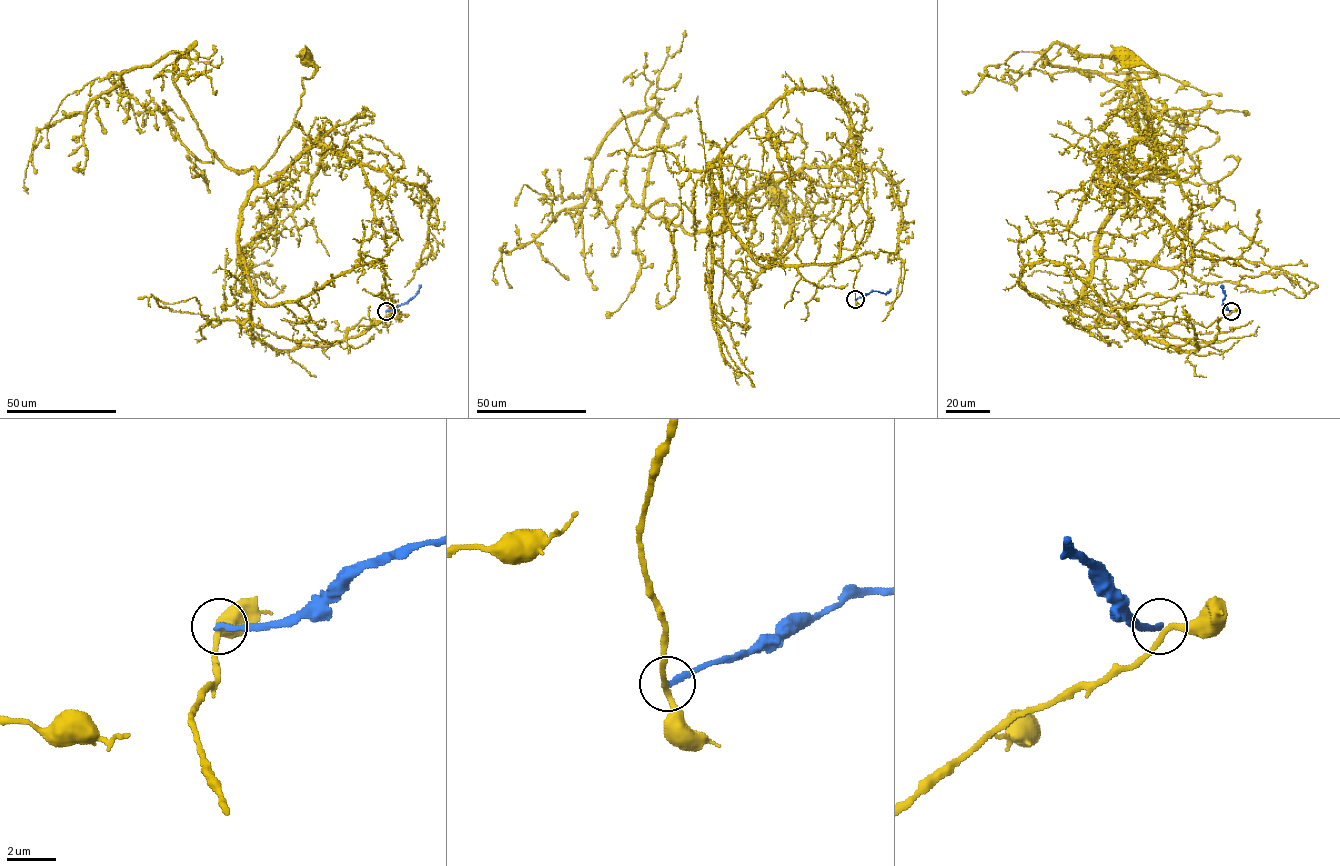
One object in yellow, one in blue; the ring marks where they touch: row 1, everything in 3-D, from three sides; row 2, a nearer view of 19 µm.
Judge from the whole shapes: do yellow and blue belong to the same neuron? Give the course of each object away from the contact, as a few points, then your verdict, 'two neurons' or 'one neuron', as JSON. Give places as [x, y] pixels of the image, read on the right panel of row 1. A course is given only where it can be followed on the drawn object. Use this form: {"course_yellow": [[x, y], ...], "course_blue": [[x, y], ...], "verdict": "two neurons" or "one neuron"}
{"course_yellow": [[1231, 311], [1176, 350], [1085, 296], [1154, 168], [1126, 82], [1153, 72], [1126, 59]], "course_blue": [[1231, 310], [1223, 304], [1225, 293], [1222, 285]], "verdict": "two neurons"}

